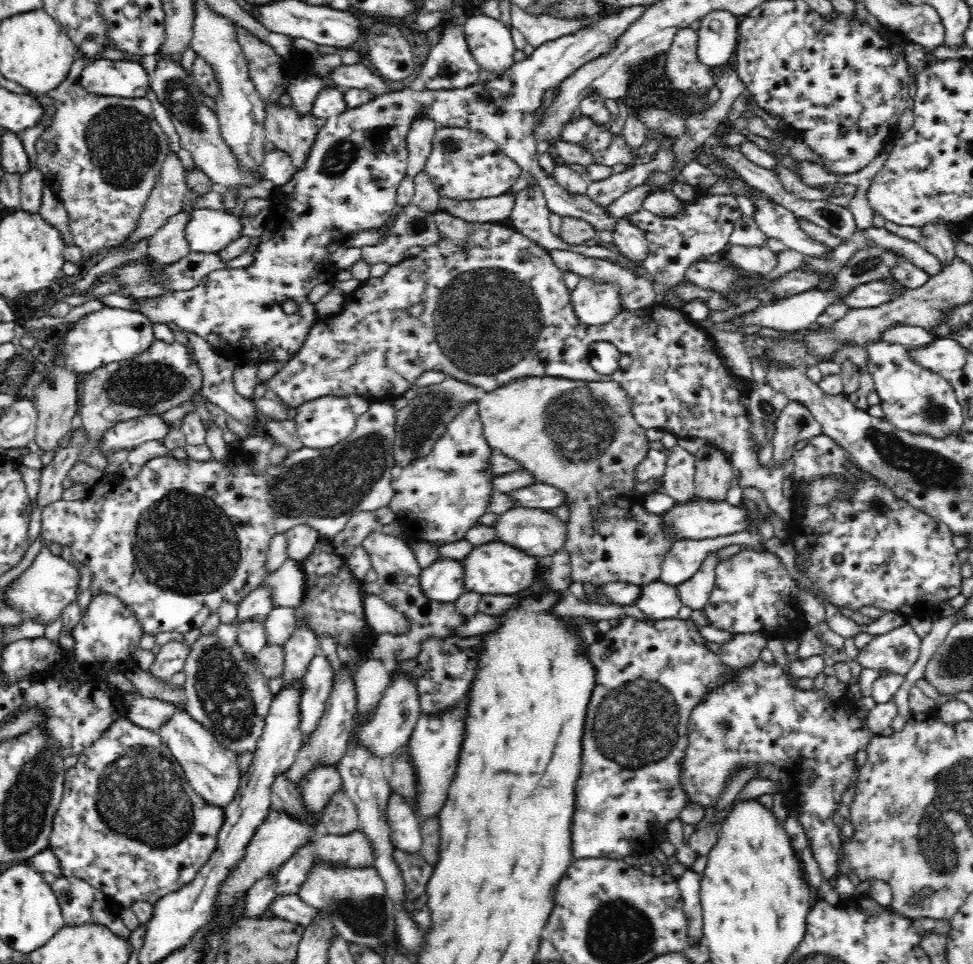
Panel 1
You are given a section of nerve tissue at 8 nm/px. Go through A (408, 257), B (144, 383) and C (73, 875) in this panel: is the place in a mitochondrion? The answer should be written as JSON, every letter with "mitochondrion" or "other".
{"A":"other","B":"mitochondrion","C":"other"}

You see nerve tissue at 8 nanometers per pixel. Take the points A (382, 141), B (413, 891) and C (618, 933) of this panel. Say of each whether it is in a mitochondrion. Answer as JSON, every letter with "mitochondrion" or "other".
{"A":"mitochondrion","B":"other","C":"mitochondrion"}

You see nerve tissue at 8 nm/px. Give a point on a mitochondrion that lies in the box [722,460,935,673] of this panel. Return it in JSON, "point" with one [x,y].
{"point":[879,506]}

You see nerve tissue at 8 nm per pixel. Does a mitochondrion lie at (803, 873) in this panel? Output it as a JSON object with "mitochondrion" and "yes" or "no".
{"mitochondrion":"no"}

